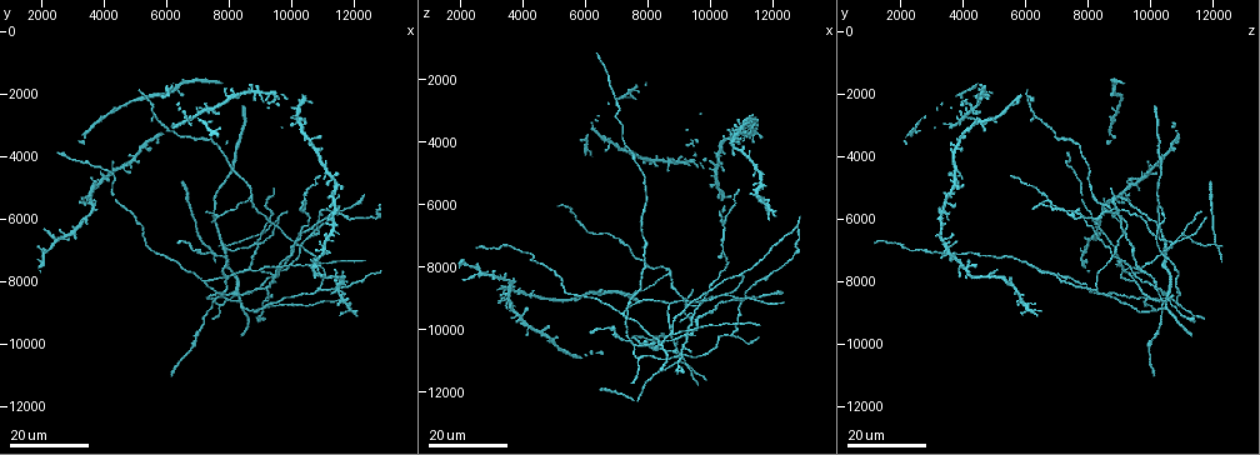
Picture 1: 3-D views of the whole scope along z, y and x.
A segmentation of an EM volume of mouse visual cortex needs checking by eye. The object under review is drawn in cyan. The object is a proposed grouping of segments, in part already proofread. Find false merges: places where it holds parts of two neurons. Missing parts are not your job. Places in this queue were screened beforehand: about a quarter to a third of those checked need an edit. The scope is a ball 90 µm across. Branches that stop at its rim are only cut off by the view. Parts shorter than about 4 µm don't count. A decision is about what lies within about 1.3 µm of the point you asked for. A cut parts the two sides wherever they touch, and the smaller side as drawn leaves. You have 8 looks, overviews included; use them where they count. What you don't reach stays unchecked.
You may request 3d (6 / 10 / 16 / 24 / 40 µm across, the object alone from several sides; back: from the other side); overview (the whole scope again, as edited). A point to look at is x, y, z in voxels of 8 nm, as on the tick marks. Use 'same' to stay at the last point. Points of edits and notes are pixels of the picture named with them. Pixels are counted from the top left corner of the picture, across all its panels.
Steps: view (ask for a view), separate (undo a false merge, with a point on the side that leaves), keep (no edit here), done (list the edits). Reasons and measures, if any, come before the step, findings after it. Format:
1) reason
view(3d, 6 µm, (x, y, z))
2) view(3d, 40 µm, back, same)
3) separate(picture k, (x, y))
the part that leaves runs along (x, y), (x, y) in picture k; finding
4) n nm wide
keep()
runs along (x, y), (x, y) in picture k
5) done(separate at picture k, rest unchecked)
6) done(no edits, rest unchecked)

branch point
view(3d, 16 µm, (10900, 8200, 8300))

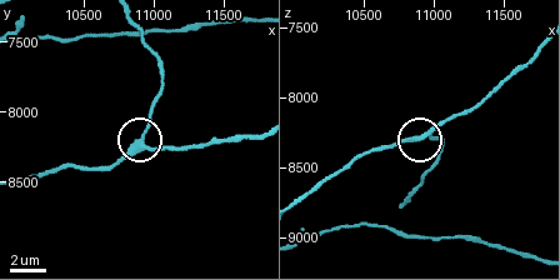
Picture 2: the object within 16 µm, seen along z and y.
view(3d, 10 µm, (10900, 8200, 8280))

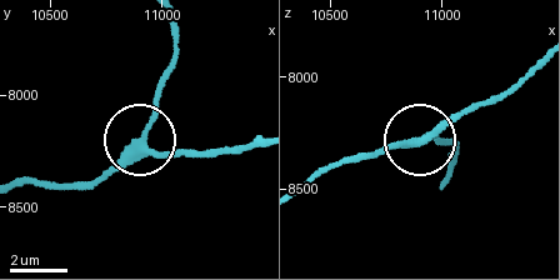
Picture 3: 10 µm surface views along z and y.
from behind
view(3d, 10 µm, back, (10900, 8200, 8270))

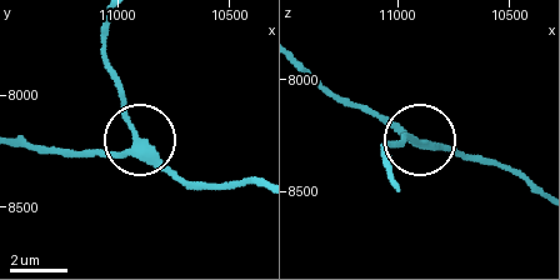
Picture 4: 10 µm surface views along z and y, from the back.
240 nm wide
keep()
runs along (29, 151), (120, 151), (135, 144), (136, 130), (115, 75) in picture 4; all the same neuron

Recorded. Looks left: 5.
thin arm on a thick one
view(3d, 16 µm, (8900, 6800, 10700))

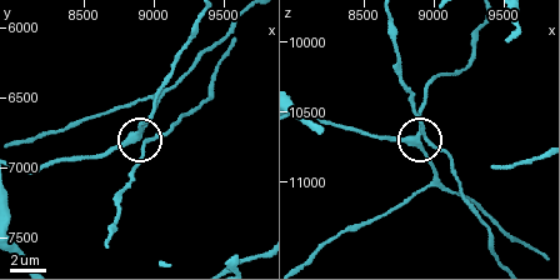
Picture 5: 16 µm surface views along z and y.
closer look
view(3d, 6 µm, (8960, 6820, 10680))

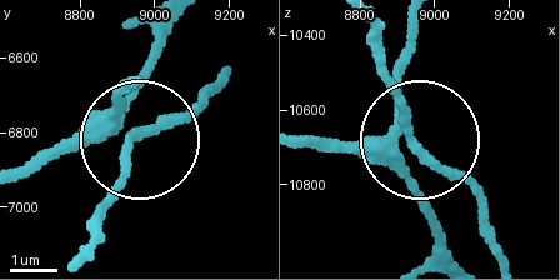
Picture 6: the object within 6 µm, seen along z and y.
side arm 36 µm
keep()
runs along (24, 173), (131, 136), (95, 240) in picture 6; one neuron here

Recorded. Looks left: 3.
four arms meet
view(3d, 16 µm, (7600, 8500, 10500))

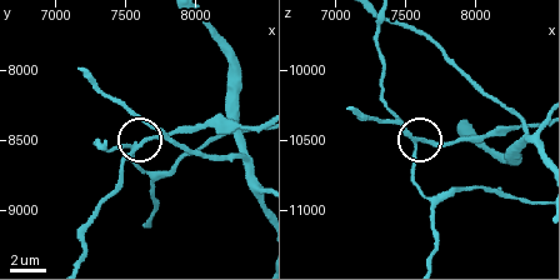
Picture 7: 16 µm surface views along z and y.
closer look
view(3d, 10 µm, (7580, 8520, 10540))

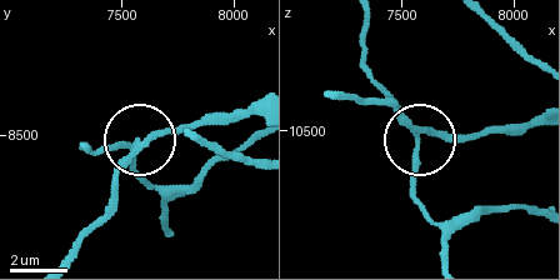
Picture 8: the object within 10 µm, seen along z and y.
separate(picture 8, (173, 128))
the part that leaves runs along (138, 151), (179, 130), (258, 115) in picture 8; two neurons meet here

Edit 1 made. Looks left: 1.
done(separate at picture 8, rest unchecked)

